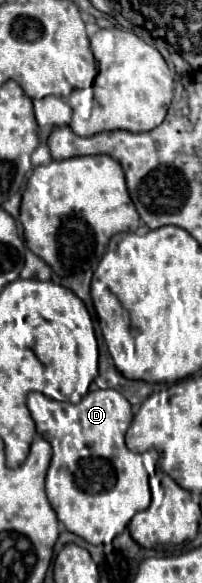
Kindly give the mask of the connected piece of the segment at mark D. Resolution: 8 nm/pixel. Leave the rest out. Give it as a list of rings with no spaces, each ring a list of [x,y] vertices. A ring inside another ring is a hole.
[[[118,390],[88,392],[77,404],[56,402],[40,392],[30,392],[28,408],[40,438],[48,440],[52,446],[46,496],[52,502],[58,520],[66,530],[90,544],[112,543],[126,530],[134,514],[150,506],[149,479],[157,473],[155,450],[136,454],[126,446],[125,435],[134,417],[130,402]],[[83,458],[102,458],[102,462],[88,462],[88,478],[73,478]],[[66,467],[71,477],[66,476]]]

